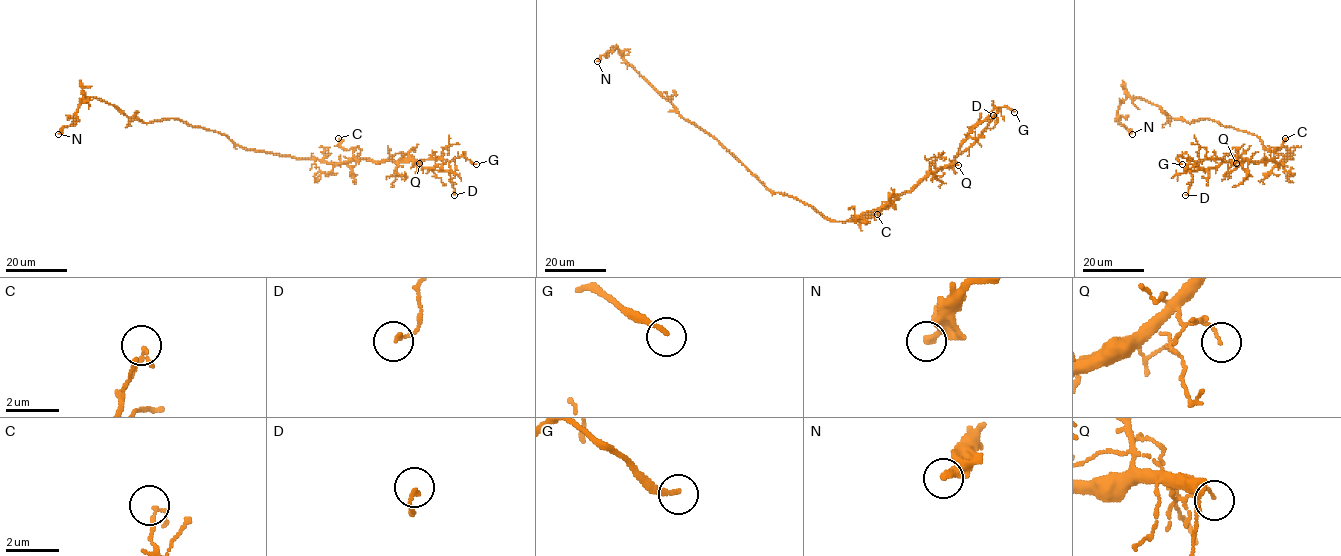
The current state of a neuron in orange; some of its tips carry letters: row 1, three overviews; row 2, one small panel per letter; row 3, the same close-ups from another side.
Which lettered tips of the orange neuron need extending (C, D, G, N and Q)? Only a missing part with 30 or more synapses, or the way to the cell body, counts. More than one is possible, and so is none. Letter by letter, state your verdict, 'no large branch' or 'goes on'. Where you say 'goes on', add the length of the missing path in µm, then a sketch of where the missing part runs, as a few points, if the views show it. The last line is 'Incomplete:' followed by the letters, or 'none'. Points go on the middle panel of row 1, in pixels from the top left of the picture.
C: no large branch
D: no large branch
G: goes on | 9 µm | (1014, 112), (1018, 119), (1028, 123)
N: no large branch
Q: no large branch
Incomplete: G

